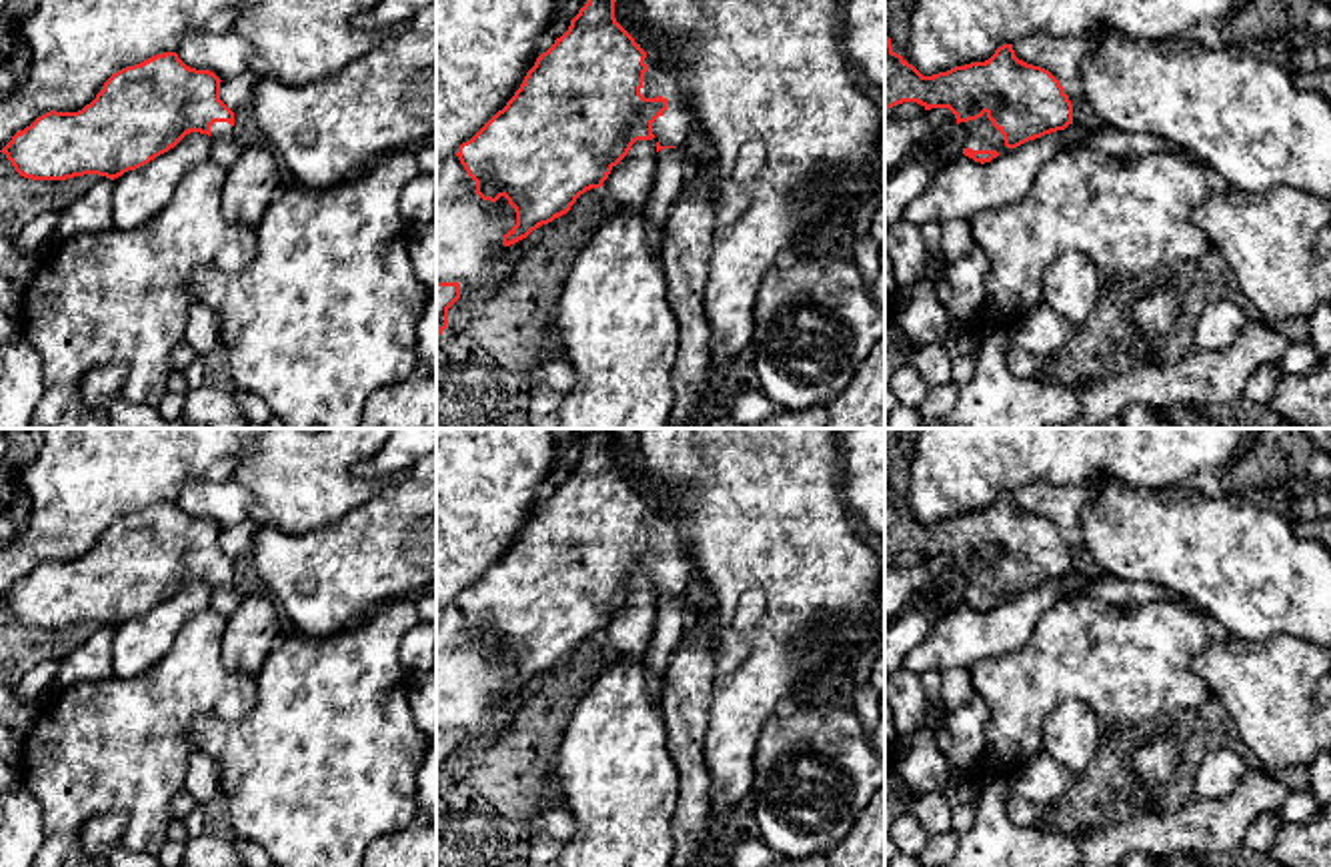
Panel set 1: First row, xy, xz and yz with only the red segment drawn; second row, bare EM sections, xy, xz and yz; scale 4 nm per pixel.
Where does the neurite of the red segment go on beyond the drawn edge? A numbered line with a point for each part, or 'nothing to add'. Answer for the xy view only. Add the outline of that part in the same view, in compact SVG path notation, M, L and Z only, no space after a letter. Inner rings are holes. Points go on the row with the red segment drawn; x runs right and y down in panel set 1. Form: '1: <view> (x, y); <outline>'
1: xy (219, 131); M214 122L210 126L210 138L212 140L234 138L234 126L228 122Z

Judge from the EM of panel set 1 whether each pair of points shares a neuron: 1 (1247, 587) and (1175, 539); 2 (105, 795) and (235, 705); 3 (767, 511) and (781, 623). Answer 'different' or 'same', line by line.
1: same
2: same
3: same

